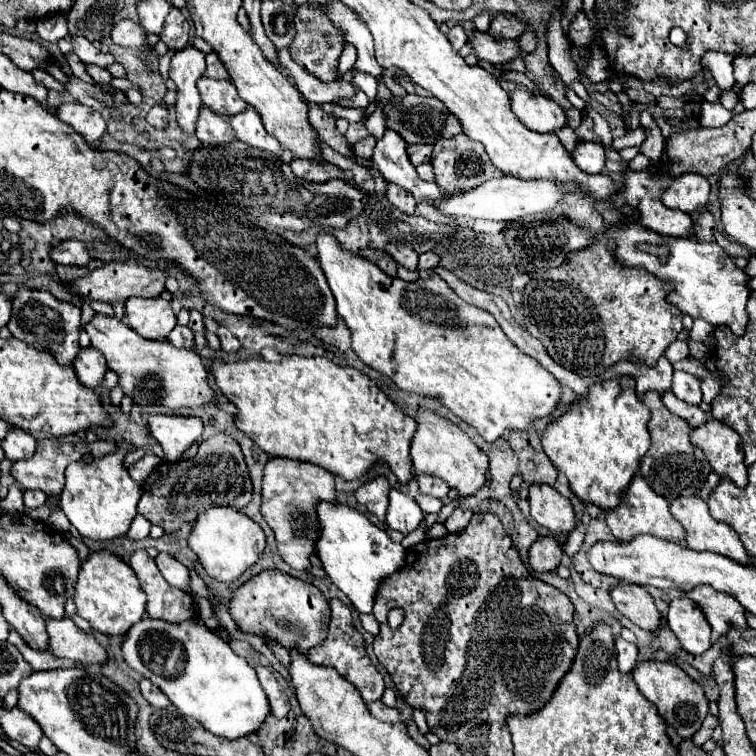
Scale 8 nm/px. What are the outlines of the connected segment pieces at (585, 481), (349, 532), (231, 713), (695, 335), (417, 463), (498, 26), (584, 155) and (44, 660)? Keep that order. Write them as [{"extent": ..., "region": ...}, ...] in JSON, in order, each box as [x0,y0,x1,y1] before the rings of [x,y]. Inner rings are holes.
[{"extent":[541,375,649,509],"region":[[[629,375],[613,377],[591,385],[585,397],[577,397],[567,413],[547,425],[541,443],[555,467],[567,475],[571,491],[581,501],[611,509],[649,449],[649,419],[649,409],[645,409],[635,393],[635,381]]]},{"extent":[317,505,405,613],"region":[[[347,505],[319,507],[321,537],[317,541],[317,555],[329,579],[351,599],[359,613],[371,613],[373,601],[387,575],[397,573],[405,563],[405,549],[393,543],[385,531],[377,529],[365,515]]]},{"extent":[123,617,269,739],"region":[[[143,617],[133,629],[129,629],[129,635],[125,635],[123,655],[127,665],[153,681],[183,715],[197,719],[217,737],[241,739],[257,733],[269,715],[269,701],[259,685],[255,669],[249,667],[243,657],[235,655],[229,643],[217,633],[209,631],[201,619],[189,623],[183,621],[181,625],[165,625],[165,621],[149,621],[149,617]],[[153,633],[163,633],[167,641],[157,641],[163,637],[155,637]],[[169,661],[175,663],[171,667],[177,669],[171,671],[173,679],[167,677],[169,671],[163,671],[163,665]]]},{"extent":[689,319,713,341],"region":[[[695,319],[689,336],[694,341],[704,341],[713,331],[713,326],[703,321],[703,319]]]},{"extent":[411,409,489,499],"region":[[[423,409],[417,411],[415,419],[419,423],[419,429],[413,437],[411,459],[413,459],[413,467],[417,473],[429,473],[429,475],[443,479],[449,485],[449,489],[457,491],[457,499],[471,497],[481,487],[487,485],[489,459],[457,425],[453,425],[451,421],[435,415],[435,413],[423,411]]]},{"extent":[489,13,525,41],"region":[[[509,13],[497,15],[489,27],[489,33],[495,39],[515,39],[517,41],[523,35],[523,31],[525,31],[525,23]]]},{"extent":[571,141,605,173],"region":[[[577,141],[577,147],[571,151],[575,165],[585,173],[601,173],[605,165],[605,149],[595,141]]]},{"extent":[7,631,65,671],"region":[[[11,631],[9,633],[9,639],[7,639],[11,645],[17,645],[17,649],[21,649],[23,657],[29,659],[29,665],[33,665],[35,671],[47,671],[47,669],[59,669],[59,667],[65,667],[65,661],[53,657],[53,653],[45,651],[37,651],[37,649],[31,649],[21,637],[17,631]]]}]

